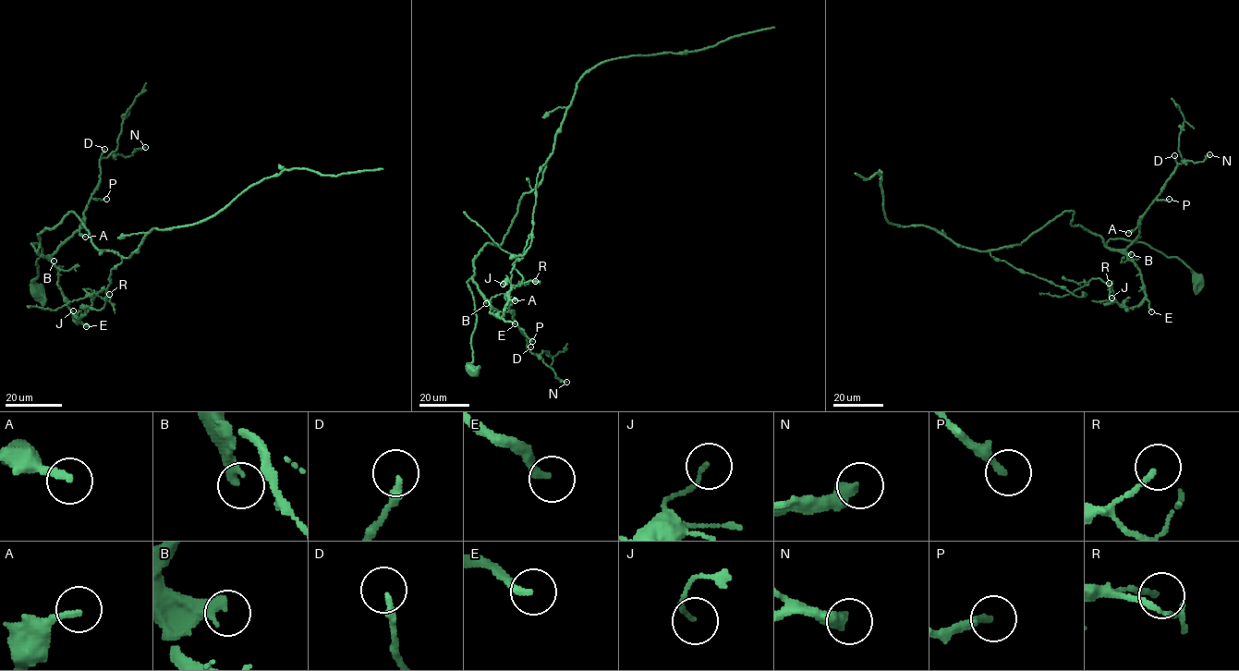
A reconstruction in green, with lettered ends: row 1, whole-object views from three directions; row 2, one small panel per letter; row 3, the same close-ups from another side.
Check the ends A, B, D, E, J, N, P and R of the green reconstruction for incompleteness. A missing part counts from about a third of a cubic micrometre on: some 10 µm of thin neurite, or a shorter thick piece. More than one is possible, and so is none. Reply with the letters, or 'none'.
A, B, D, E

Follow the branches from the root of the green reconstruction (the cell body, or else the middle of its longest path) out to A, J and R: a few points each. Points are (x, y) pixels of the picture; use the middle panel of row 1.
A: (470, 368), (471, 335), (476, 316), (467, 282), (471, 279), (479, 293), (499, 311), (507, 311), (515, 300)
J: (470, 368), (476, 316), (467, 282), (472, 279), (490, 312), (499, 317), (511, 288), (508, 279), (503, 284)
R: (470, 368), (476, 316), (467, 282), (472, 279), (490, 312), (501, 317), (509, 291), (535, 281)

